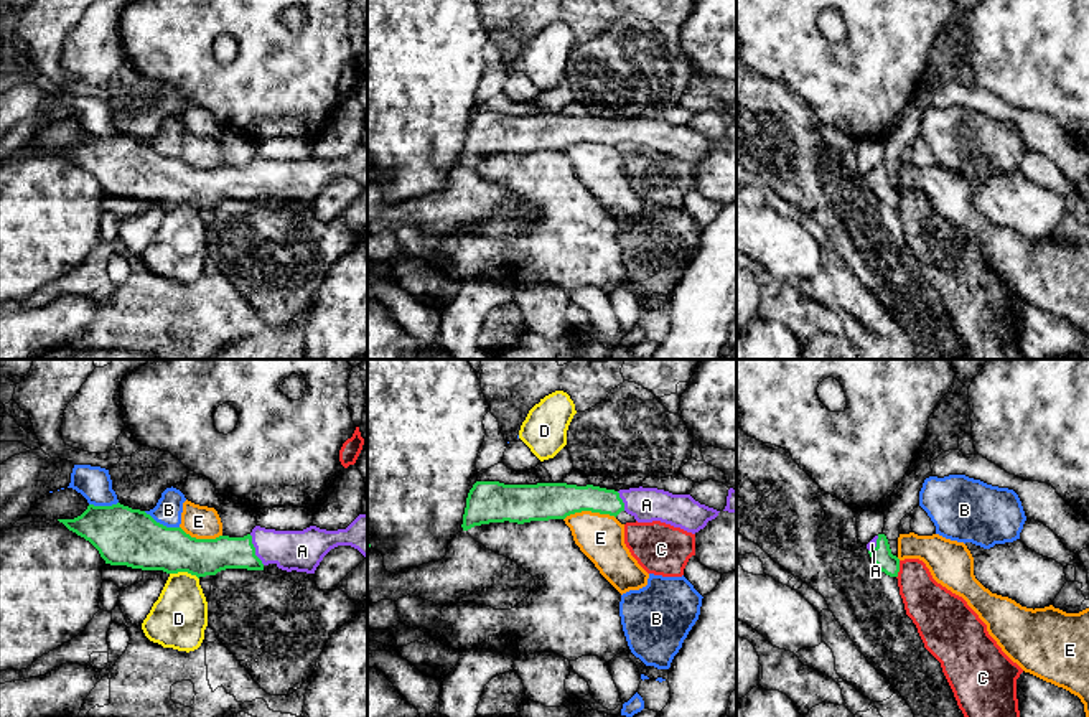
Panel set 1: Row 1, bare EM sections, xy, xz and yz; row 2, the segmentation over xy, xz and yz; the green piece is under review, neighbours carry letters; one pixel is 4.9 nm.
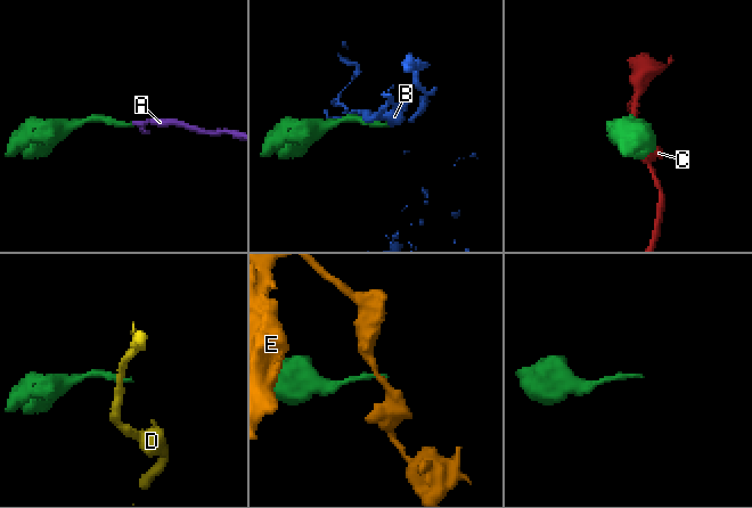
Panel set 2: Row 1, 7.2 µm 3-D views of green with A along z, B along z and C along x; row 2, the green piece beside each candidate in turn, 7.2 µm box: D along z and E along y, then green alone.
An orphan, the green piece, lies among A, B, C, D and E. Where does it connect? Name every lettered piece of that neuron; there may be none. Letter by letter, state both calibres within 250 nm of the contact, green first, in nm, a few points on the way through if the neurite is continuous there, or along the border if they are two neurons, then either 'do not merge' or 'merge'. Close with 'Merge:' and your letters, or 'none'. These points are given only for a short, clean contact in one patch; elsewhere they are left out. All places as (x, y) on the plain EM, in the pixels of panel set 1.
A: 180/200 nm | across xy (205, 188), (254, 180), (302, 182) | merge
B: 280/130 nm | do not merge
C: 100/240 nm | along yz (900, 192), (897, 208) | do not merge
D: 260/280 nm | along xy (170, 203), (190, 203), (198, 210) | do not merge
E: 190/220 nm | along xz (615, 147), (575, 142), (564, 150) | do not merge
Merge: A

